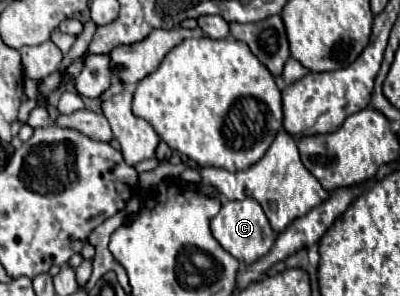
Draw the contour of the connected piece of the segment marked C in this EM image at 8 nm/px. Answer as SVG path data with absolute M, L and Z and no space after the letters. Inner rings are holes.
M253 198L223 202L221 212L211 220L211 232L213 232L213 238L223 246L223 250L227 250L239 262L245 262L245 264L253 264L259 258L267 256L275 242L275 234L269 226L269 220L263 208L259 206L259 202L255 202Z

